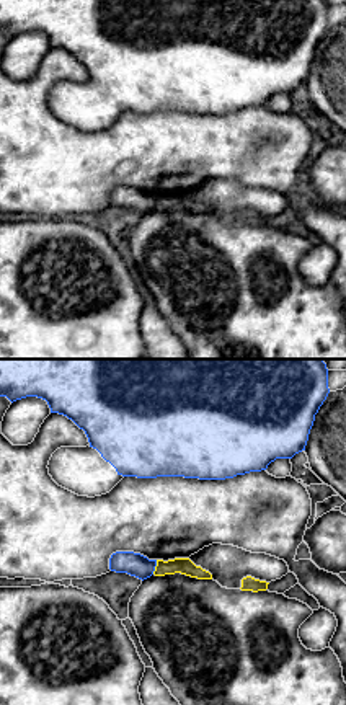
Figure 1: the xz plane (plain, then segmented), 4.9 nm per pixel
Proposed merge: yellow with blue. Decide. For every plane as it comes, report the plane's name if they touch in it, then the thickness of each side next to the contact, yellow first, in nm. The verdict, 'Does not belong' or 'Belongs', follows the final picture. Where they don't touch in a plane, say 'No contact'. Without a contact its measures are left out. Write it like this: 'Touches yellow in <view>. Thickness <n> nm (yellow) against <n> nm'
Touches yellow in xz. Thickness 80 nm (yellow) against 120 nm

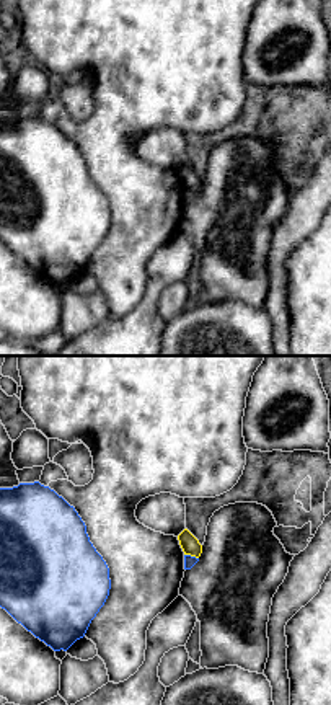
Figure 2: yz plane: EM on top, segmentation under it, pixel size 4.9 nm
Touches yellow in yz. Thickness 90 nm (yellow) against 60 nm

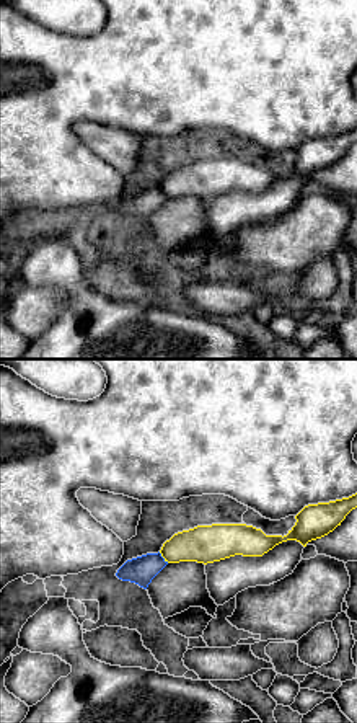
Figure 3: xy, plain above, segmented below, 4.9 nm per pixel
Touches yellow in xy. Thickness 190 nm (yellow) against 140 nm

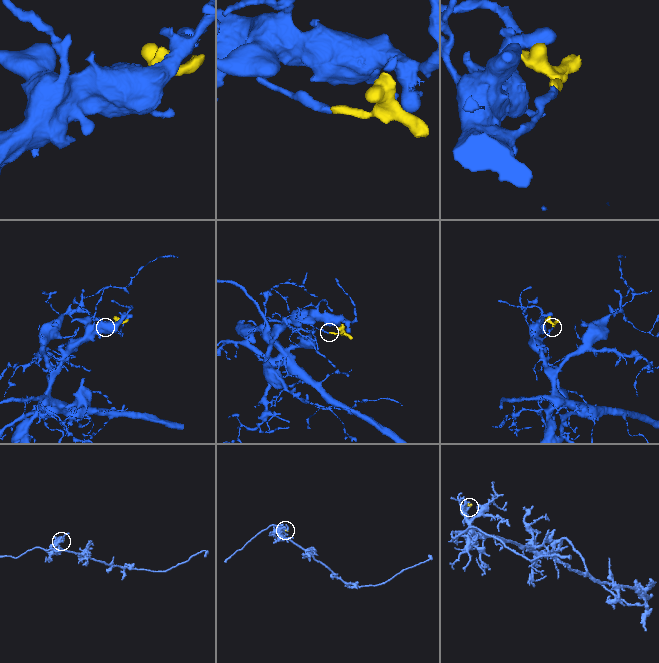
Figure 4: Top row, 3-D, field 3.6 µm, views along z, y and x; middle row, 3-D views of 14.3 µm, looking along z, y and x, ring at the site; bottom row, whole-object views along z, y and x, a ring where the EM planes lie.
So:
Does not belong

